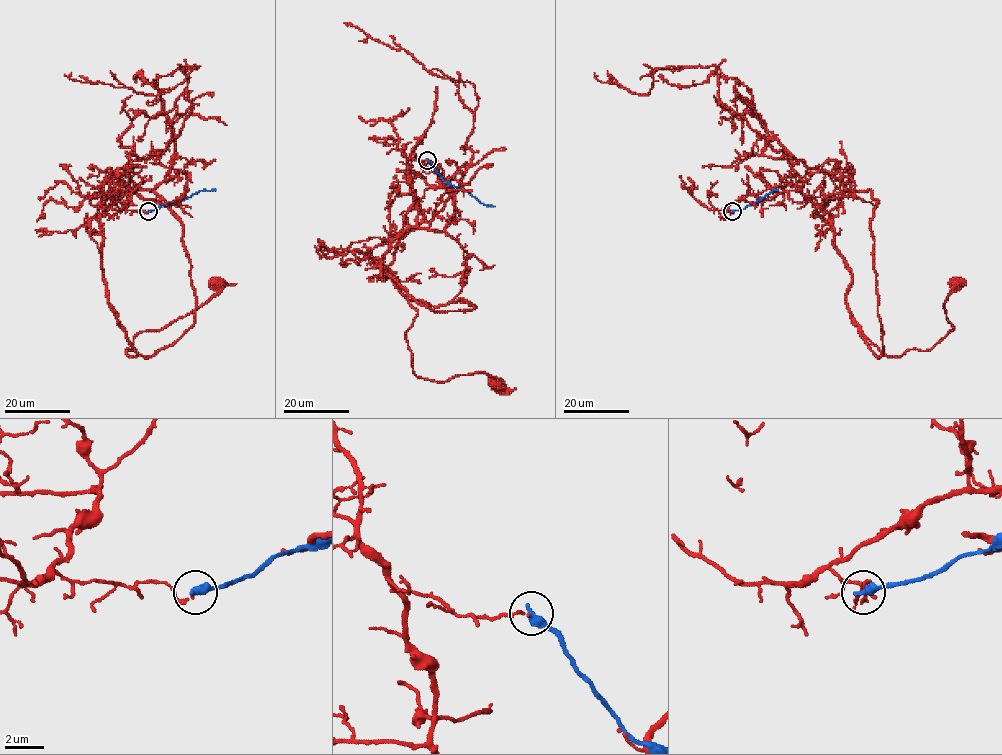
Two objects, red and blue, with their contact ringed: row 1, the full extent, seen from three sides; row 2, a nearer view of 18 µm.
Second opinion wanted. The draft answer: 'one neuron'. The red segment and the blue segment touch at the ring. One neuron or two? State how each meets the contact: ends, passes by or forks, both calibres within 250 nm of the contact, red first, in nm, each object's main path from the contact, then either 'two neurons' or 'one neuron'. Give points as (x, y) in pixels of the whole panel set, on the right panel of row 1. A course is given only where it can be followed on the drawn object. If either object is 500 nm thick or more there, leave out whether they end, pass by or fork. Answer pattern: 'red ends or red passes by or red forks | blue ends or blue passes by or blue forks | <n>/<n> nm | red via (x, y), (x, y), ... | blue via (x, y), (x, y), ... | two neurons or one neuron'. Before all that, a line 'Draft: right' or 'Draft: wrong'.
Draft: wrong
red ends | blue ends | 120/460 nm | red via (731, 212), (791, 184), (821, 205), (852, 276), (847, 308), (889, 356), (953, 330), (956, 285) | blue via (731, 211), (742, 210), (777, 189) | two neurons

